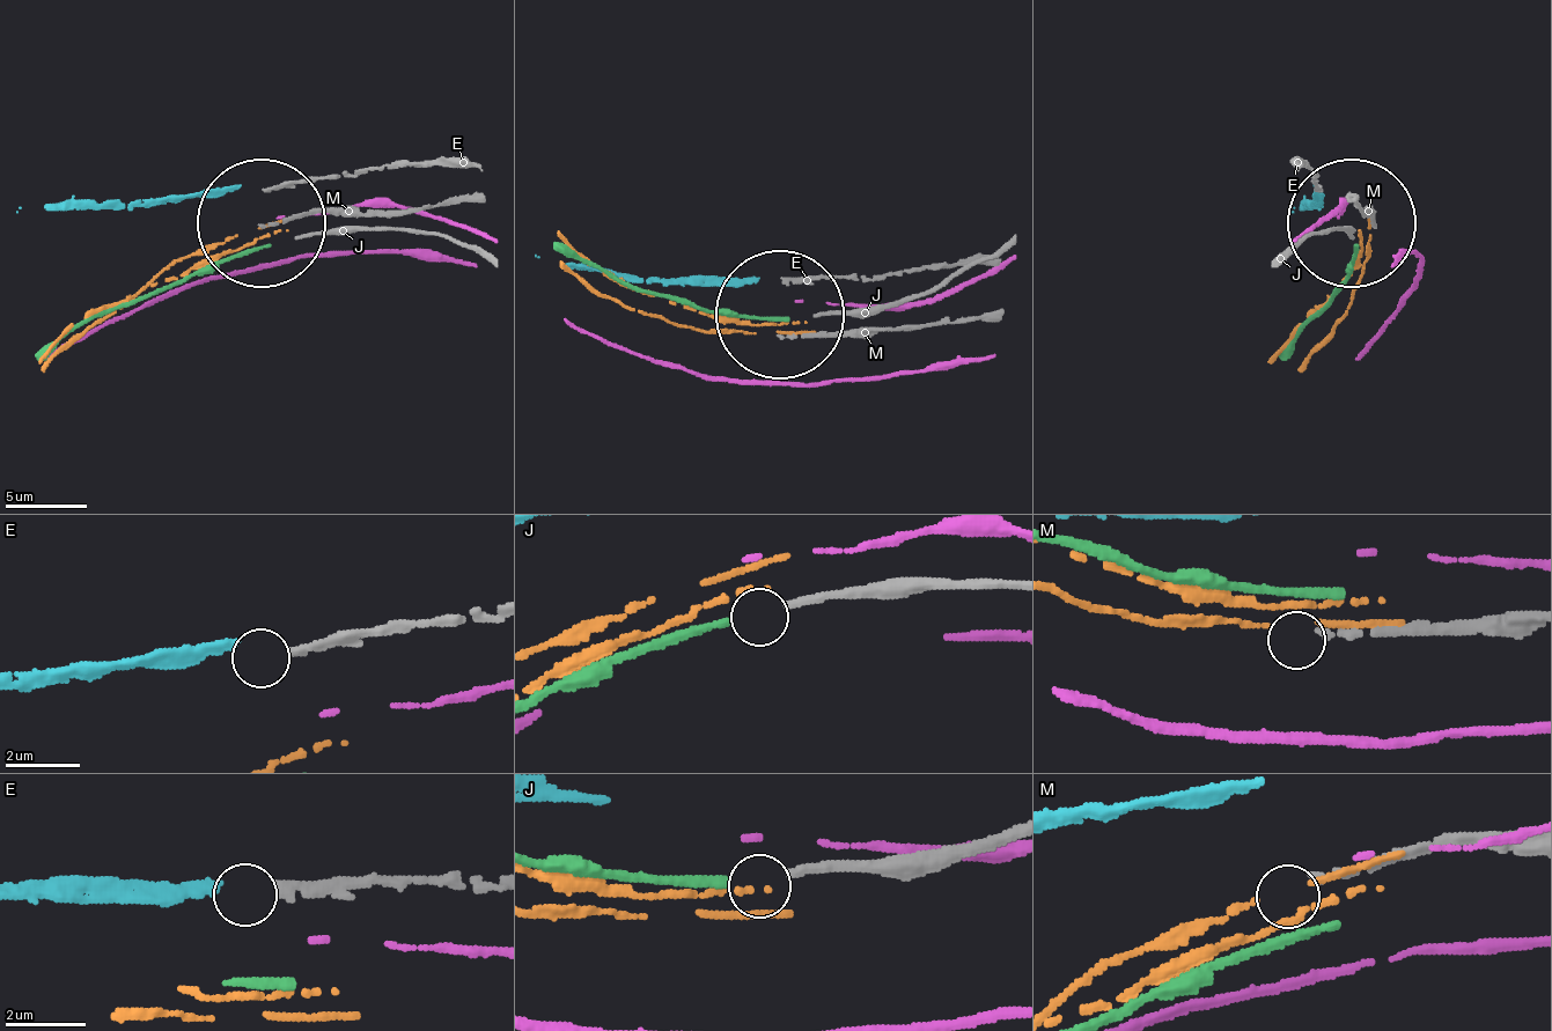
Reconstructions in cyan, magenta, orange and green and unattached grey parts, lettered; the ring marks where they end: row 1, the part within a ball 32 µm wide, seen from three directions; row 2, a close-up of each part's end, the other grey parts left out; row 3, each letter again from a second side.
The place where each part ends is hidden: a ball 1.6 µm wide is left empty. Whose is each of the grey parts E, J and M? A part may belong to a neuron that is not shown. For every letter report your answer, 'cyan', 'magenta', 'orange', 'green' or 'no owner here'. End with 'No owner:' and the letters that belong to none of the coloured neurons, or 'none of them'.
E: no owner here
J: green
M: no owner here
No owner: E, M

